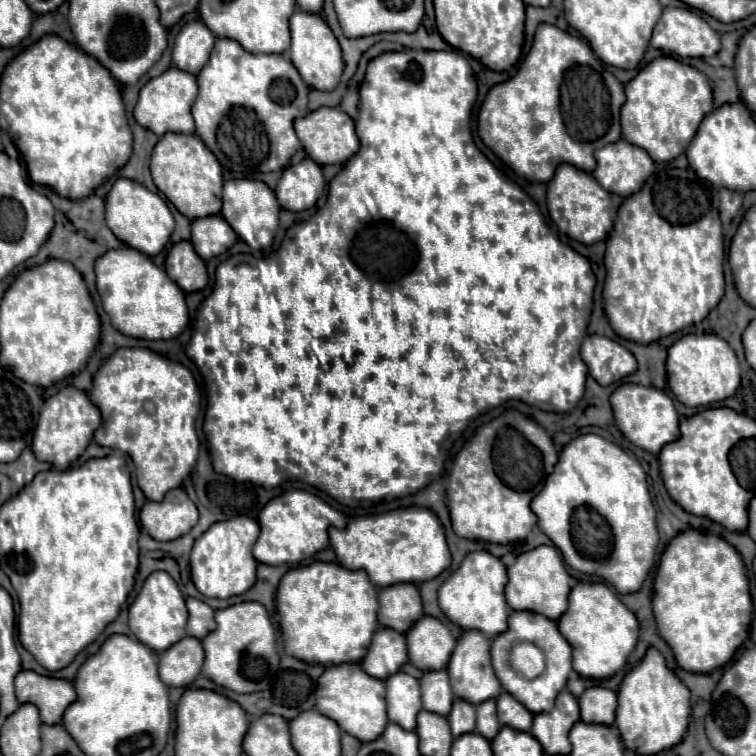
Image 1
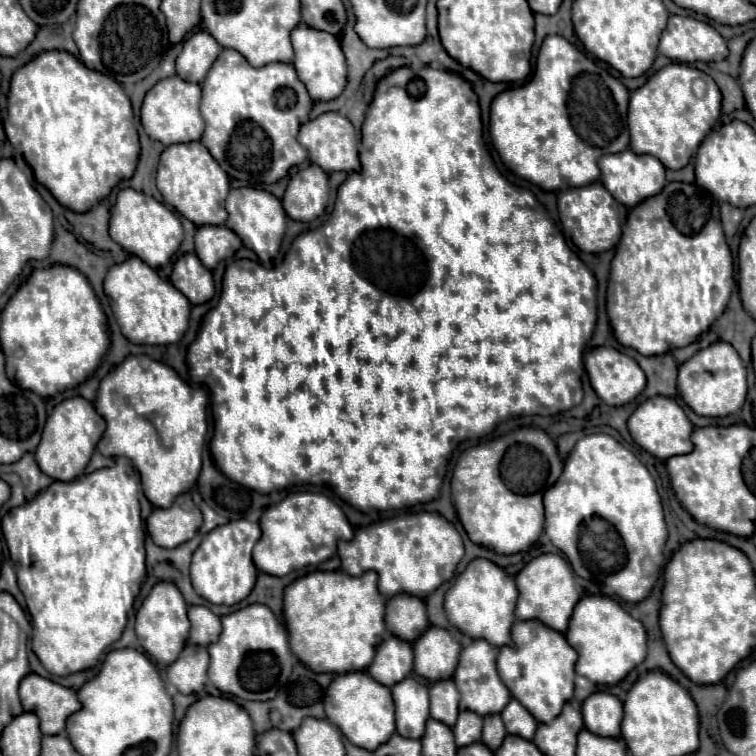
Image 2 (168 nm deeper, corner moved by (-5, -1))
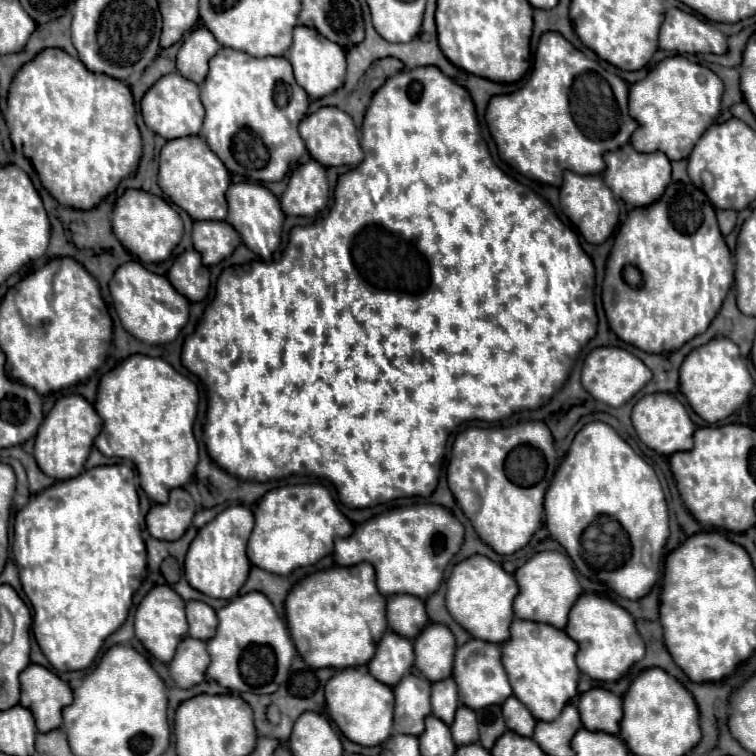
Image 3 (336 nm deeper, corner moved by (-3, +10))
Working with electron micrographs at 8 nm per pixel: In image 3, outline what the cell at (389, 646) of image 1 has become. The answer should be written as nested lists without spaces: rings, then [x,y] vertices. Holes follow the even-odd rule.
[[[385,632],[377,644],[377,652],[369,662],[369,672],[383,684],[395,686],[413,666],[413,642],[397,636],[395,632]]]

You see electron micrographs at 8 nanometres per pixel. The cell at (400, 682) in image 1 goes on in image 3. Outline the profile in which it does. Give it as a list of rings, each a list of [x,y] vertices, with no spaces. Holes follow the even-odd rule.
[[[407,674],[397,688],[395,694],[395,732],[405,732],[411,736],[419,736],[425,730],[425,716],[431,714],[429,704],[431,682],[417,674]]]

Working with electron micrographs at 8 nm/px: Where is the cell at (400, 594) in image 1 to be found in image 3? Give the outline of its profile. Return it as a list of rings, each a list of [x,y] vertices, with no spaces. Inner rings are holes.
[[[397,594],[387,598],[387,624],[393,632],[413,640],[427,626],[427,620],[425,602],[417,596]]]

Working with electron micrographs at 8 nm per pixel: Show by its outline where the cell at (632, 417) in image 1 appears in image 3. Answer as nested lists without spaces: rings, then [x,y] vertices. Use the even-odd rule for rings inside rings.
[[[657,392],[657,394],[647,394],[643,396],[631,412],[631,422],[635,426],[637,436],[641,438],[641,442],[645,446],[649,446],[651,450],[659,452],[659,454],[673,454],[673,452],[681,452],[681,450],[689,450],[693,448],[693,432],[695,432],[695,424],[691,422],[685,406],[667,392]]]

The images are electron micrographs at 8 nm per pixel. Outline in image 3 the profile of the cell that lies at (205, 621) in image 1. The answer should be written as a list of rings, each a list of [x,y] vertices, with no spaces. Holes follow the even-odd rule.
[[[199,600],[187,602],[187,622],[189,622],[189,636],[205,640],[213,638],[217,630],[217,616],[215,610]]]

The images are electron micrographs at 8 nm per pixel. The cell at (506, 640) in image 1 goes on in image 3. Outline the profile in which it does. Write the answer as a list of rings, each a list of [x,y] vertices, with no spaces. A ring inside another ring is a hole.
[[[513,620],[511,636],[501,644],[501,662],[509,676],[513,694],[537,716],[537,720],[555,720],[563,706],[577,694],[579,668],[575,664],[577,644],[565,634],[565,630],[551,624],[537,624],[529,620]]]

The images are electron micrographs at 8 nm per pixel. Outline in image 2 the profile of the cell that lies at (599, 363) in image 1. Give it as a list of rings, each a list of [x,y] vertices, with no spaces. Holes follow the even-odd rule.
[[[597,347],[597,349],[587,351],[585,369],[589,375],[589,383],[599,395],[599,399],[603,399],[611,407],[623,407],[631,403],[645,389],[645,373],[637,365],[637,361],[613,347]]]

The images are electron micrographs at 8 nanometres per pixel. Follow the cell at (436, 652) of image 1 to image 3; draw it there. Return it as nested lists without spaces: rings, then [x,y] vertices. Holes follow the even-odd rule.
[[[429,624],[417,640],[415,646],[415,666],[431,682],[451,676],[453,656],[455,656],[455,636],[443,624]]]

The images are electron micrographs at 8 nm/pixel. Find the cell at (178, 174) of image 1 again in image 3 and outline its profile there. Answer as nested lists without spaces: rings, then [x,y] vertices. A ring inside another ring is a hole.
[[[185,136],[169,140],[159,156],[159,186],[163,194],[183,208],[193,220],[225,220],[225,194],[229,187],[229,172],[201,136]]]

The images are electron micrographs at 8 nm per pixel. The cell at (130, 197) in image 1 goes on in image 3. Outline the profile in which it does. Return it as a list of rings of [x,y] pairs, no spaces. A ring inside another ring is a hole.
[[[127,190],[117,200],[115,210],[111,212],[111,224],[119,242],[145,264],[167,260],[183,236],[183,222],[179,214],[163,198],[151,196],[143,190]]]

